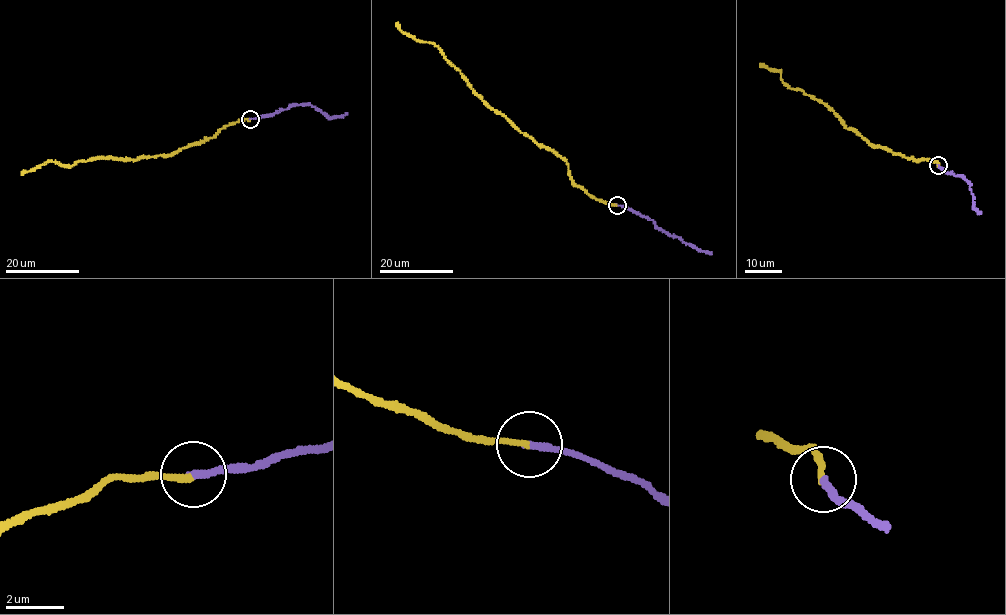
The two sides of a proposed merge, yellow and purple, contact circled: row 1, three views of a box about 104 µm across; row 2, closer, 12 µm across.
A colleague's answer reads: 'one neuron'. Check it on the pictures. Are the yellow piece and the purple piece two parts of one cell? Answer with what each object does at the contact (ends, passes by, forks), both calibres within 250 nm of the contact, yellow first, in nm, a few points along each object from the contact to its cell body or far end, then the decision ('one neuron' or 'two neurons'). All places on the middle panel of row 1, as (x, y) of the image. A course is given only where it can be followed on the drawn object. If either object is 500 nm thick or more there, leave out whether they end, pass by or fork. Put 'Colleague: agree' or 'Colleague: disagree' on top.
Colleague: disagree
yellow ends there; purple ends there; 200 nm thick on the yellow side, 240 nm on the other; yellow runs (617, 205), (595, 199), (579, 187), (566, 161), (487, 106), (433, 43), (403, 32), (396, 23); purple runs (617, 205), (640, 214), (670, 236), (712, 254); two neurons

